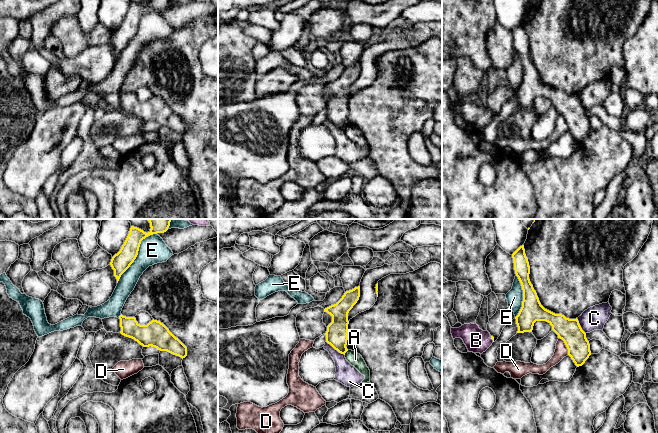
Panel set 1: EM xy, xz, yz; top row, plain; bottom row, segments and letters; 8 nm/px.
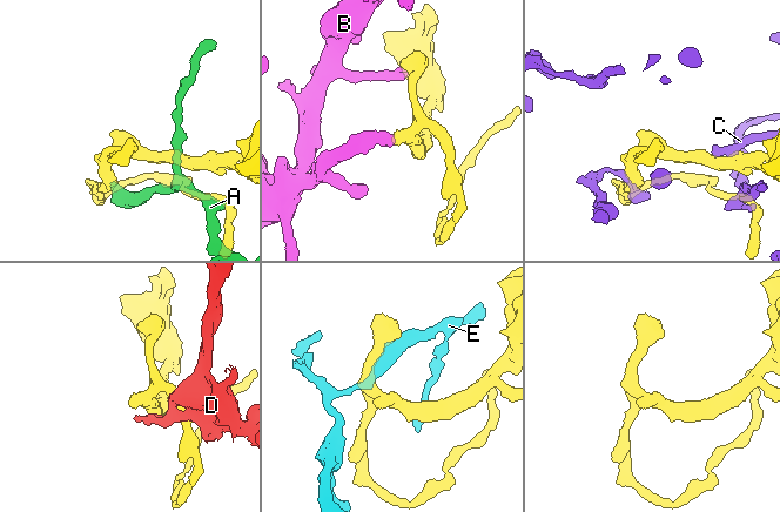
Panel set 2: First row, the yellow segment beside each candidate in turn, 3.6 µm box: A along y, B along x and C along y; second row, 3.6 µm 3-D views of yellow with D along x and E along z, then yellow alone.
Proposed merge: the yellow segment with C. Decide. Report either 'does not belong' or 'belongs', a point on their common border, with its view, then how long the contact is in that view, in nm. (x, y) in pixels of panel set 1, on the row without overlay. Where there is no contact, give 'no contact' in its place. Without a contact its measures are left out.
does not belong; contact xz (335, 125); length 190 nm

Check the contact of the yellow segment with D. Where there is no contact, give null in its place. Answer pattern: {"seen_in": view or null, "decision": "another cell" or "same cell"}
{"seen_in": "yz", "decision": "another cell"}

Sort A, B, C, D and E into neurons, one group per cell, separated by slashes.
A / B / C / D / E

